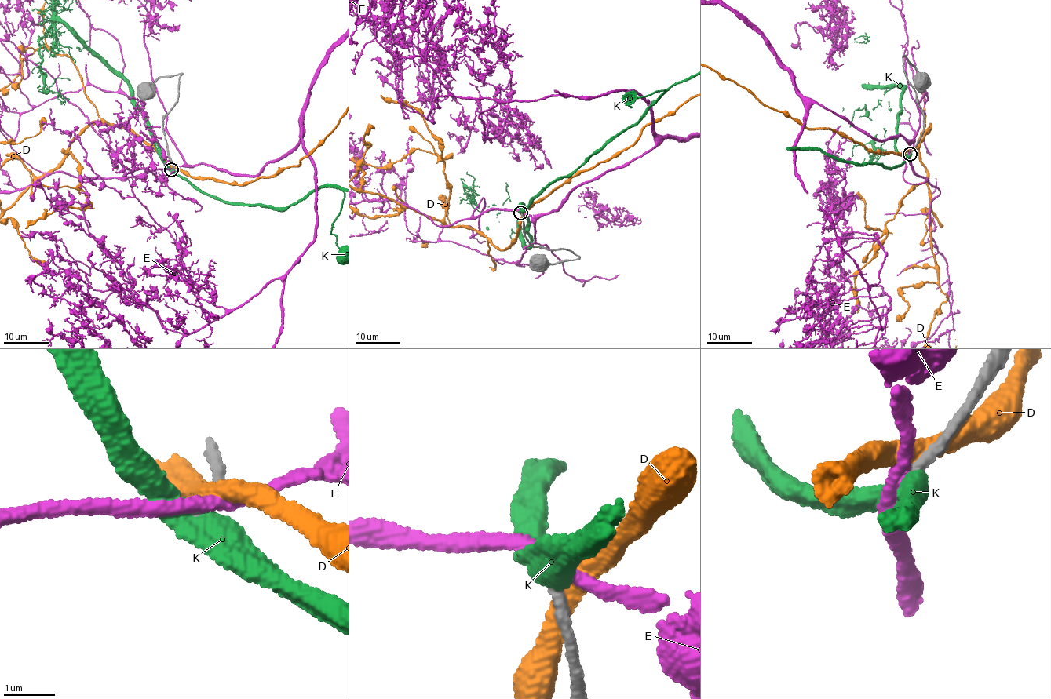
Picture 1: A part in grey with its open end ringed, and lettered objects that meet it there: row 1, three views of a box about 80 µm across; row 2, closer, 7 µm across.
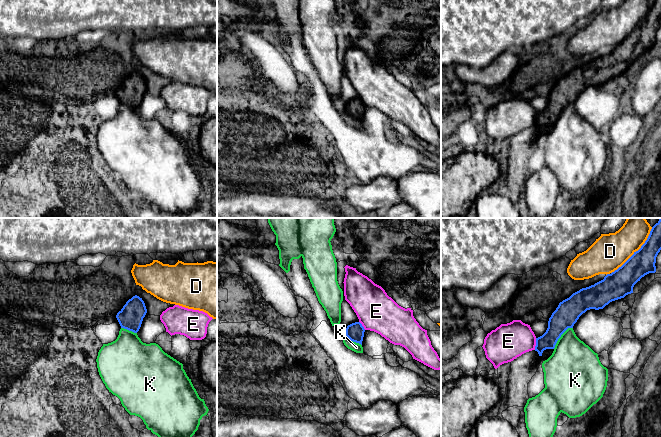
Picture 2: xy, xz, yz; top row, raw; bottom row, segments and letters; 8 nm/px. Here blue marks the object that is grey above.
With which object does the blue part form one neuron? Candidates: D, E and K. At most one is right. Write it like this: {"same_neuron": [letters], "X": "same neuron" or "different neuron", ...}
{"same_neuron": [], "D": "different neuron", "E": "different neuron", "K": "different neuron"}

